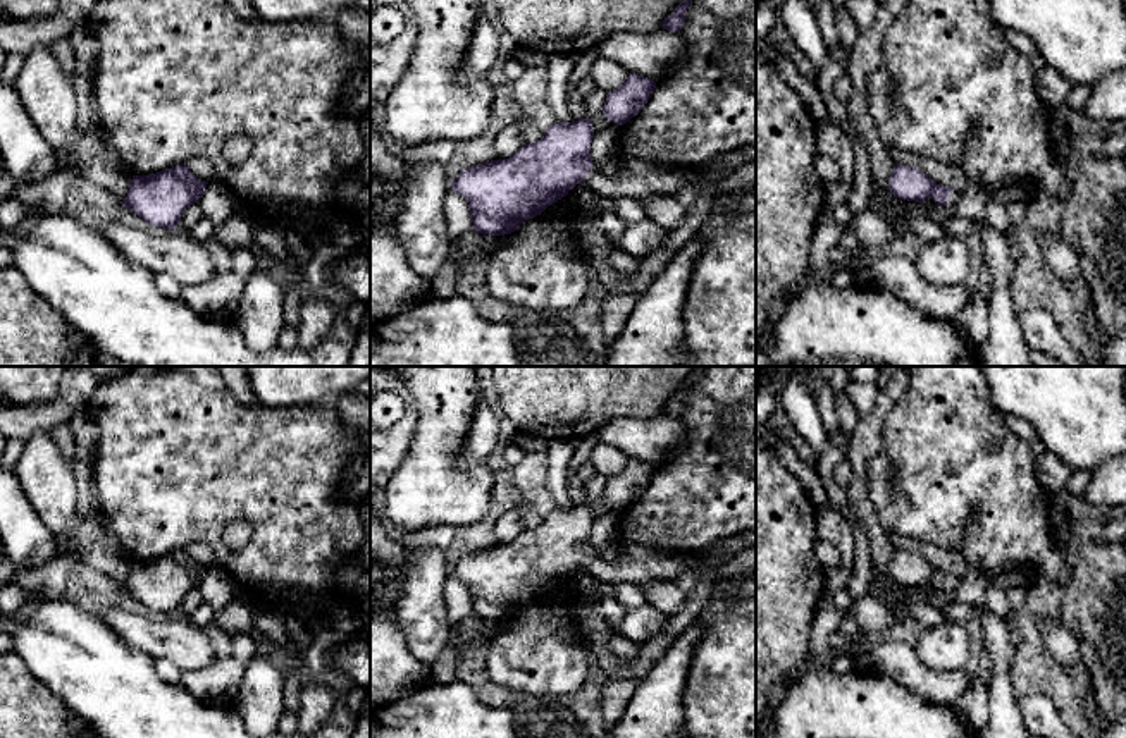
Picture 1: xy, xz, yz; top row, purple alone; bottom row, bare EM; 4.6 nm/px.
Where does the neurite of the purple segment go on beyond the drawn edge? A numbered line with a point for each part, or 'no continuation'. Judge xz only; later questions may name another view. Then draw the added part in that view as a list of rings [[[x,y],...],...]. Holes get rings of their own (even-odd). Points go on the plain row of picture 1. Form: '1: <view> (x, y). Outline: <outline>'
1: xz (620, 563). Outline: [[[616,540],[604,550],[594,550],[584,568],[603,583],[644,585],[651,580],[673,580],[694,569],[697,559],[697,552],[670,552]]]

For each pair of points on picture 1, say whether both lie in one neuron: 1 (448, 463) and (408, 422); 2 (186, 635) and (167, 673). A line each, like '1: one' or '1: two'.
1: two
2: two

